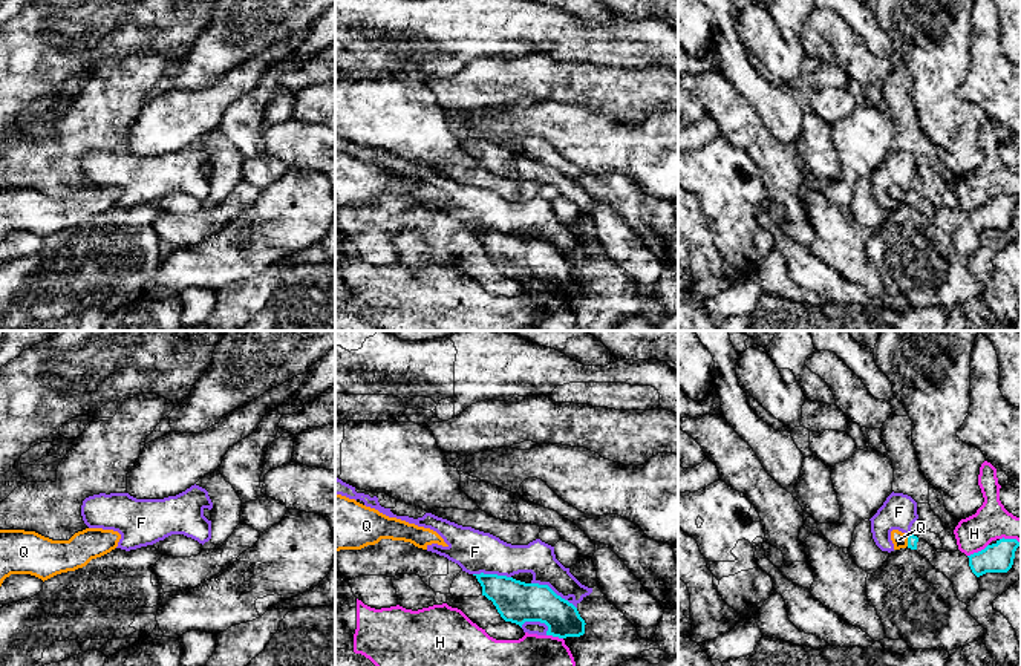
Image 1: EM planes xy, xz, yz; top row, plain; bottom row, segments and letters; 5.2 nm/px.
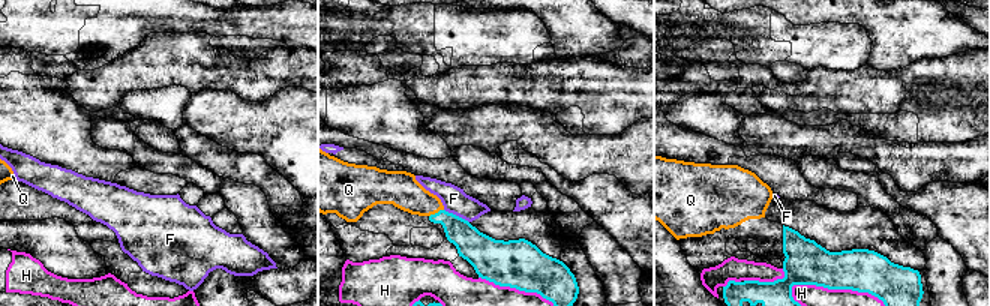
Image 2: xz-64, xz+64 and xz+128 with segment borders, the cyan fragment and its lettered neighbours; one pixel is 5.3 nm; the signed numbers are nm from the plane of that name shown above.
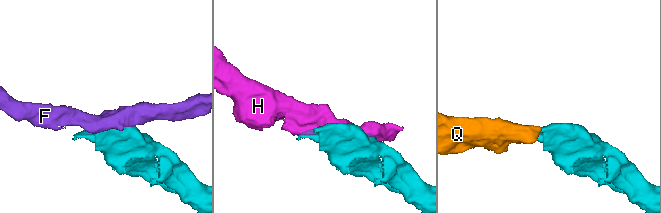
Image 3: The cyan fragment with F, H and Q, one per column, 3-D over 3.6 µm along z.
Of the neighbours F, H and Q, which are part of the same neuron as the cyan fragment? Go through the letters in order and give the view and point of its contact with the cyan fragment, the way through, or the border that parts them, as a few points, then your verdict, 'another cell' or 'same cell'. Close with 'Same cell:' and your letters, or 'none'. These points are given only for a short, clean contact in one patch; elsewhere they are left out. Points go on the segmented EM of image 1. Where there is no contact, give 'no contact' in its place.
F: contact xz (553, 591); another cell
H: contact yz (978, 551); another cell
Q: contact yz (908, 541); way yz (913, 539), (908, 541), (899, 539); same cell
Same cell: Q

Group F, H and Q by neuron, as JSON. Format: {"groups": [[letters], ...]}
{"groups": [["F"], ["H"], ["Q"]]}

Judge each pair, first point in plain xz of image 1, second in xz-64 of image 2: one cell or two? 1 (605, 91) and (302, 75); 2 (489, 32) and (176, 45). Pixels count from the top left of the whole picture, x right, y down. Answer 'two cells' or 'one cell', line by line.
1: one cell
2: two cells

